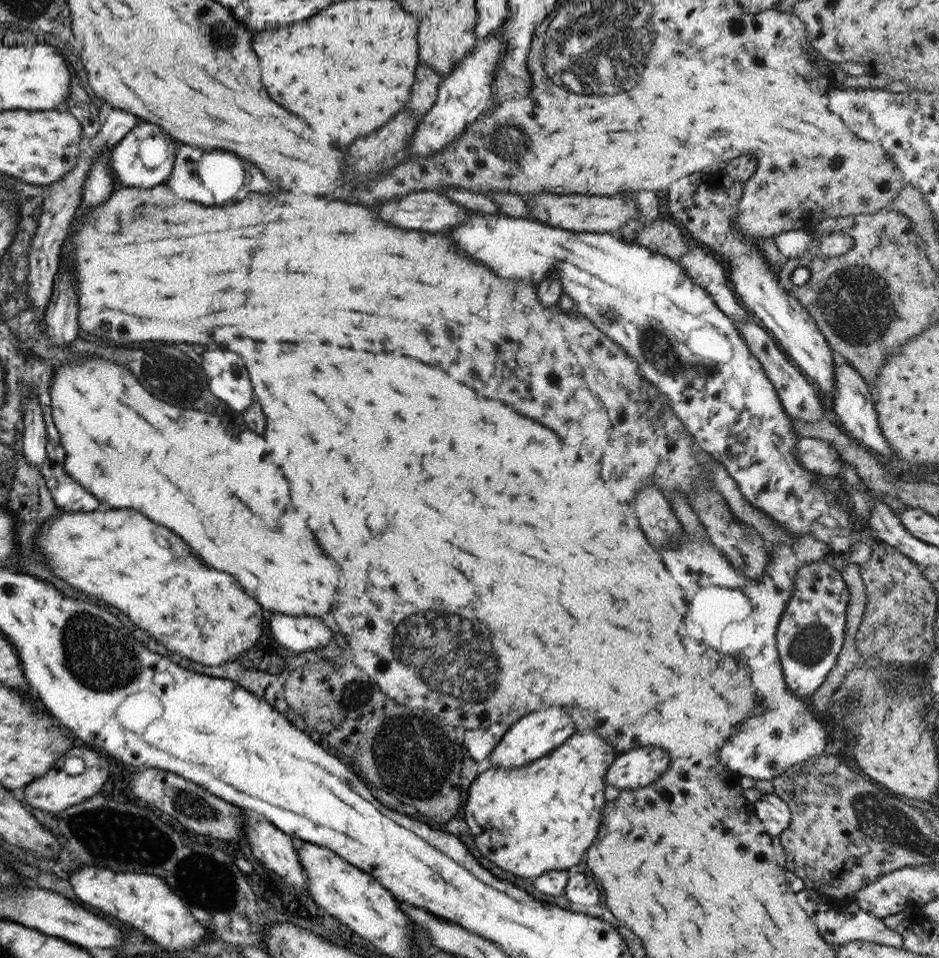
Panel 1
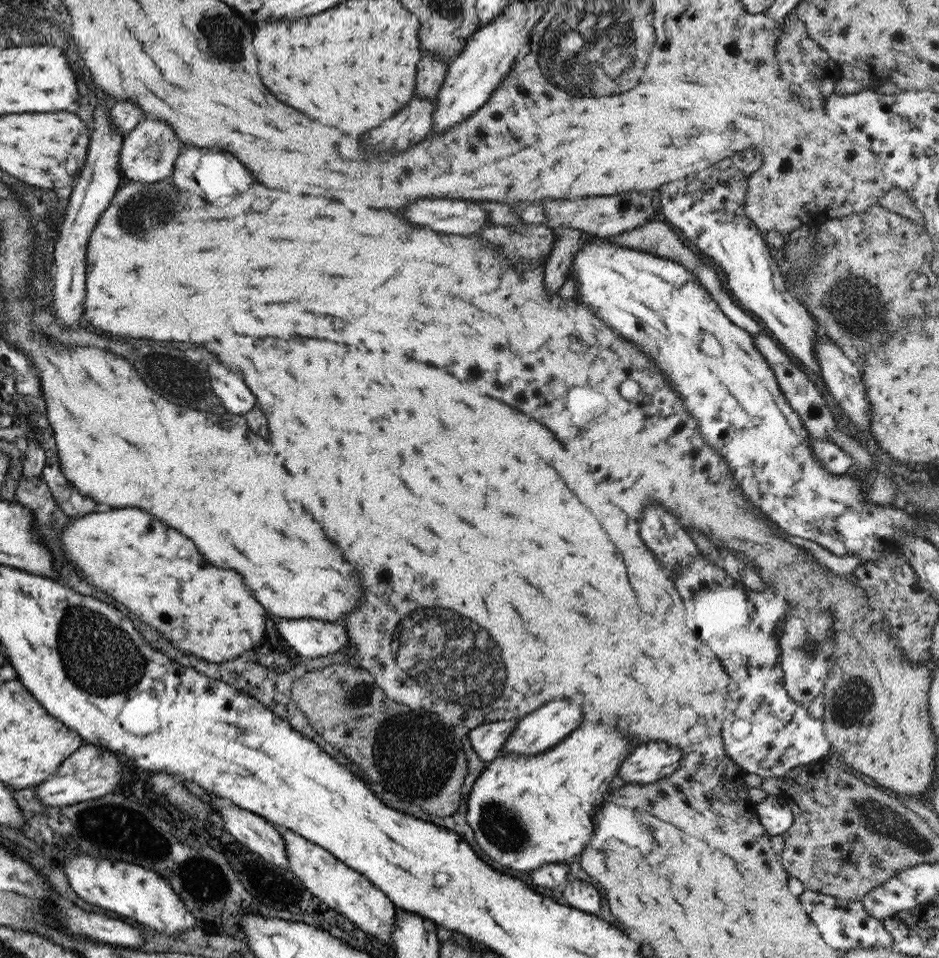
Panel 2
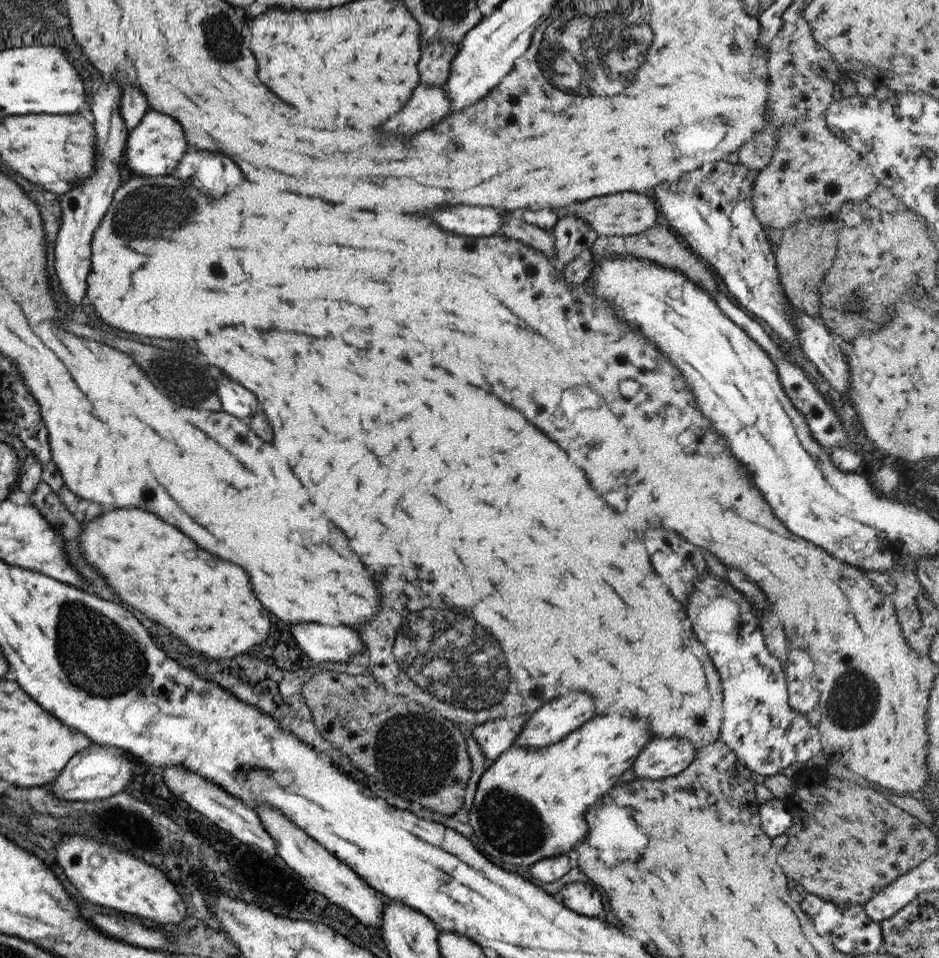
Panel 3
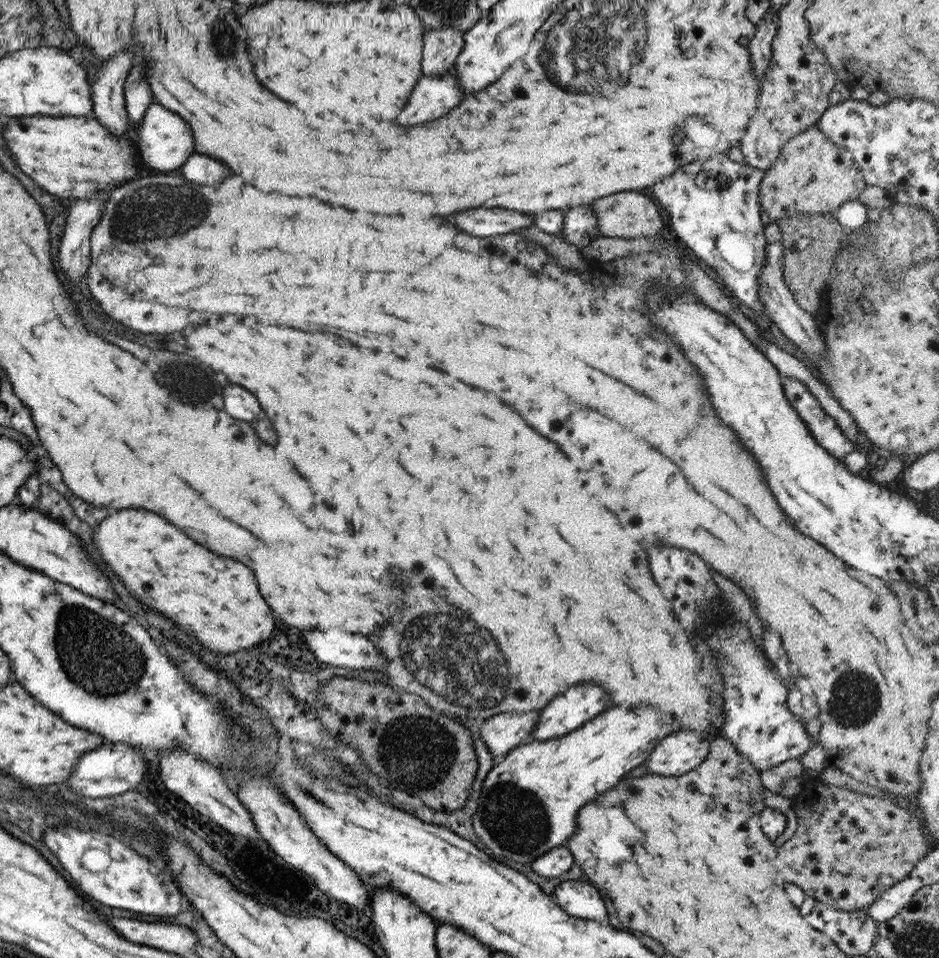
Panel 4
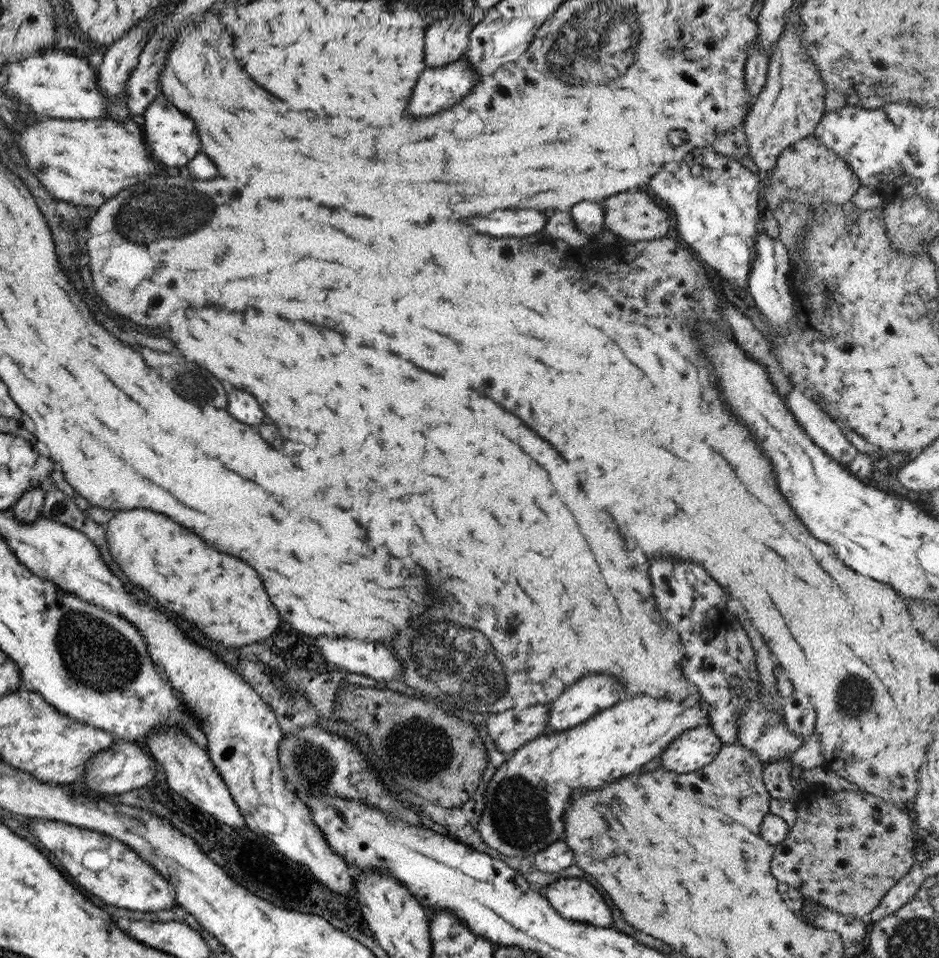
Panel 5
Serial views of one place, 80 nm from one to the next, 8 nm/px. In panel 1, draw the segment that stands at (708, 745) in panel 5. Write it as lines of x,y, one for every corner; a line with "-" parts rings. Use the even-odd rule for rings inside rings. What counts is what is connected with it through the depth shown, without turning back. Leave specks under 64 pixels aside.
655,746
641,747
629,750
616,756
615,760
606,769
605,786
611,785
619,791
636,789
647,786
657,780
667,769
670,768
669,756

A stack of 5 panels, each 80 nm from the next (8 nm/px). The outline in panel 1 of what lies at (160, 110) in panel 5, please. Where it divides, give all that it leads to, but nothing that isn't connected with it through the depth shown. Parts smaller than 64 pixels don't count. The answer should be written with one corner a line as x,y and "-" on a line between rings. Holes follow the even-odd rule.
145,121
137,123
117,144
112,146
108,156
116,187
144,189
164,183
174,165
176,145
177,142
161,127

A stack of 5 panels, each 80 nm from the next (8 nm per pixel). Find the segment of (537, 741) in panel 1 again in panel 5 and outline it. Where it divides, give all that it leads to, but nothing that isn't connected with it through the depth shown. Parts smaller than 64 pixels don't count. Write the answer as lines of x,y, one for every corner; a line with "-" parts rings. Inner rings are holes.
585,676
561,692
548,706
544,734
575,728
599,711
605,711
619,701
619,684
609,676

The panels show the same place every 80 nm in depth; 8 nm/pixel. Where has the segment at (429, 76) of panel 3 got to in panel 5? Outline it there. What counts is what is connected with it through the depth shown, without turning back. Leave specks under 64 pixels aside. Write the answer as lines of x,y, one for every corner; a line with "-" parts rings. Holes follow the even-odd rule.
451,15
429,23
425,30
425,64
438,67
462,58
474,20
467,15

